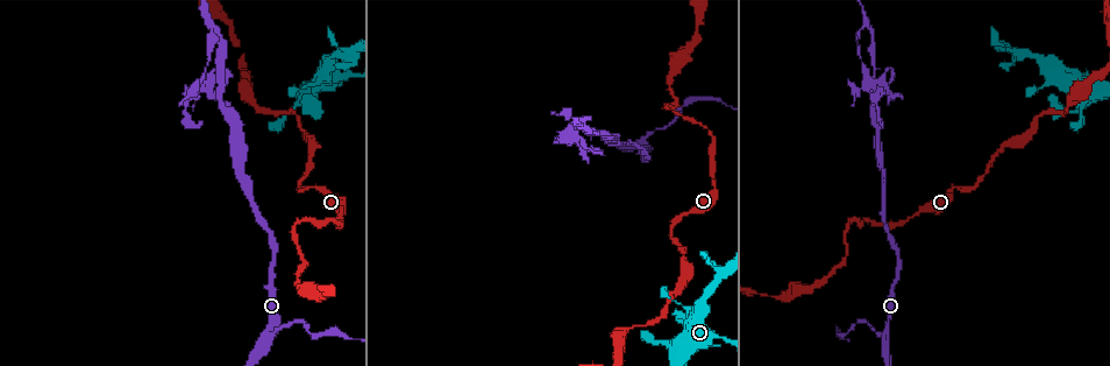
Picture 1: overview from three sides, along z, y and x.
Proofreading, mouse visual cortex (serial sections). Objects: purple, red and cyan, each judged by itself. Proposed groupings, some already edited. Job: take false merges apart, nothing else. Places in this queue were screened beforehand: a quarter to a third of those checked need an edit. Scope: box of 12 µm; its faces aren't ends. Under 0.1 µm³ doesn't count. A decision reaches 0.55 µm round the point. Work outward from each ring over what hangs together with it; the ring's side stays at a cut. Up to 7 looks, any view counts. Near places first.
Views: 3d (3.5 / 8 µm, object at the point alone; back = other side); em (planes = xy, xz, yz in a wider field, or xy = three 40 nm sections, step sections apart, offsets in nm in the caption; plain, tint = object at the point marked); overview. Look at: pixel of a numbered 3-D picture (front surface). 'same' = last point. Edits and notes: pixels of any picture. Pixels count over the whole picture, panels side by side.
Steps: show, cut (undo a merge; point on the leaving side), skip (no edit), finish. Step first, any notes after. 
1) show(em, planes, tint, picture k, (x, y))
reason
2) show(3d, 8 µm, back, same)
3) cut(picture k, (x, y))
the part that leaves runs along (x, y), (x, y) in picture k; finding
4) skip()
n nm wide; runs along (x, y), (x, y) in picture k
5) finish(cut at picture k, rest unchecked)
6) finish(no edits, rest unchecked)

show(3d, 3.5 µm, back, picture 1, (318, 112))
sharp bend

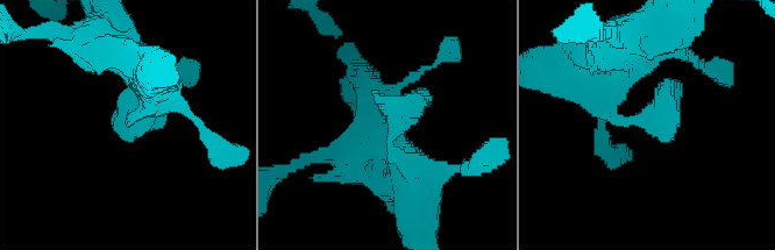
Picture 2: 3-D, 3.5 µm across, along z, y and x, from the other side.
show(em, xy, step 1, tint, picture 2, (129, 118))

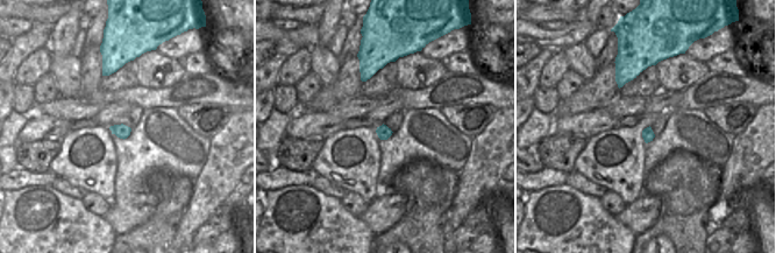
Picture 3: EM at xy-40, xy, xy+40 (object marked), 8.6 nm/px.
skip()
runs along (398, 154), (422, 91) in picture 2; one cell here

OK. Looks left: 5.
show(3d, 3.5 µm, picture 1, (867, 27))
three arms meet

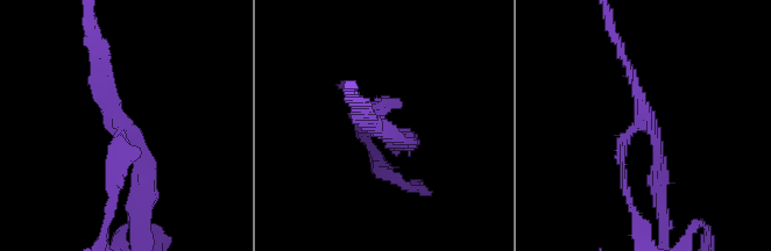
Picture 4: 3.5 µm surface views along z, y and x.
show(em, planes, tint, picture 4, (649, 124))
3 arms; arms of 150, 150, 250 nm; shape alone is not enough

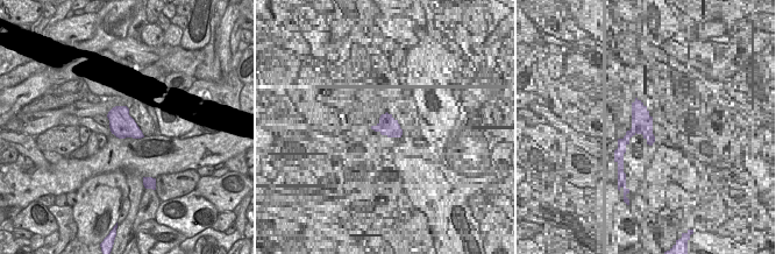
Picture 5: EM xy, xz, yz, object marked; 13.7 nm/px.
cut(picture 4, (125, 163))
the part that leaves runs along (120, 131), (124, 166), (103, 235) in picture 4; a second cell is stuck on

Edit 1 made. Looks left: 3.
finish(cut at picture 4, rest unchecked)

